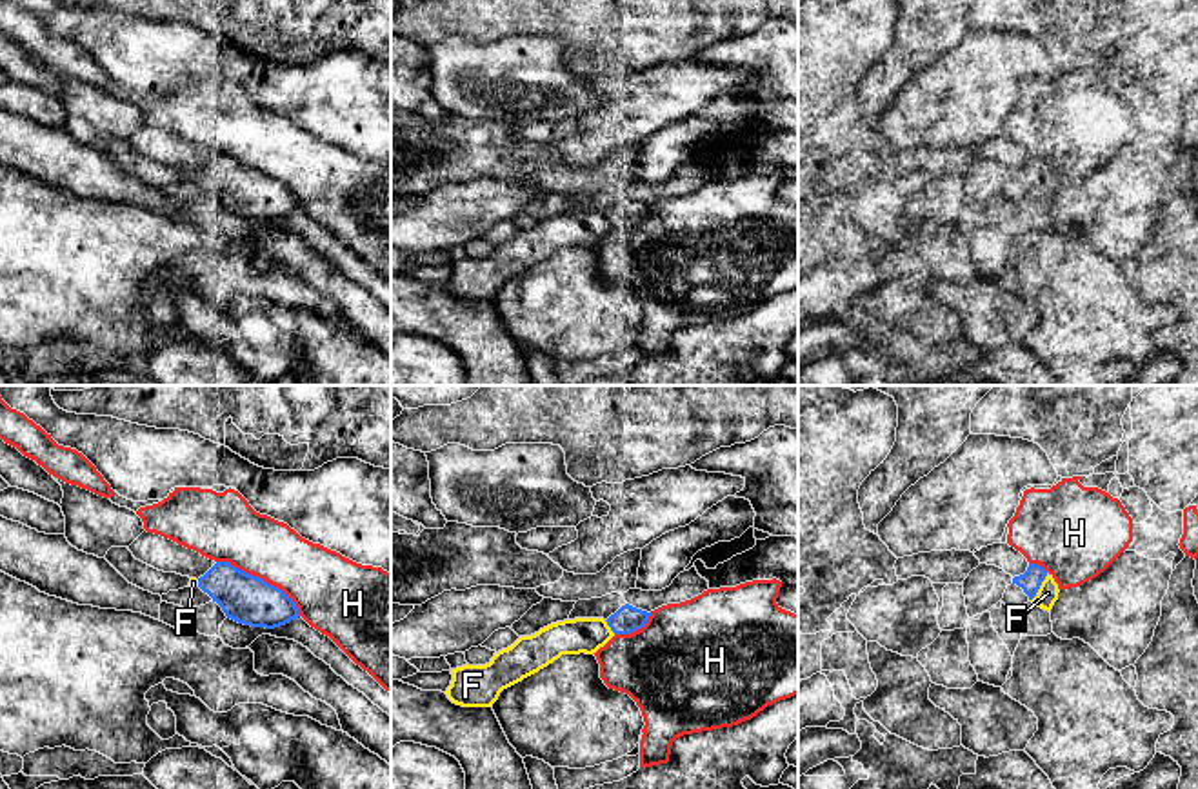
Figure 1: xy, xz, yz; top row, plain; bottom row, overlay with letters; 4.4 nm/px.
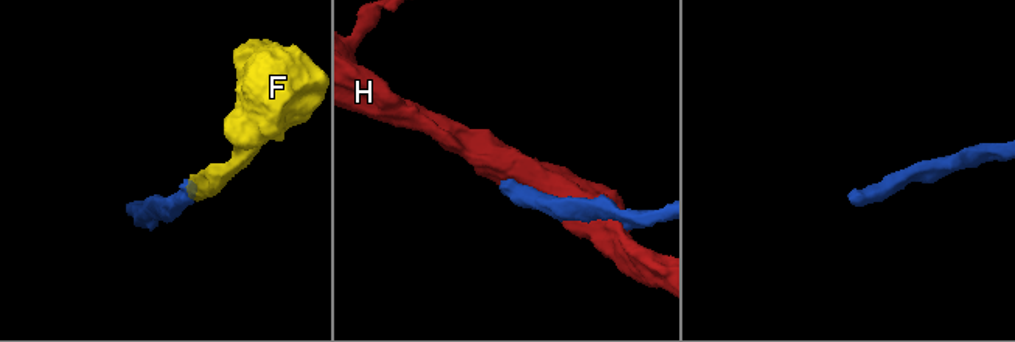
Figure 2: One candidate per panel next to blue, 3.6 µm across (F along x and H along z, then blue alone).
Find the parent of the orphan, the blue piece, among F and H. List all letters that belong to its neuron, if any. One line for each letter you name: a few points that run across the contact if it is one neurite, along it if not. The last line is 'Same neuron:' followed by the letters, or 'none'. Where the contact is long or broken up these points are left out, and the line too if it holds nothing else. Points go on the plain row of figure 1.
Same neuron: F

